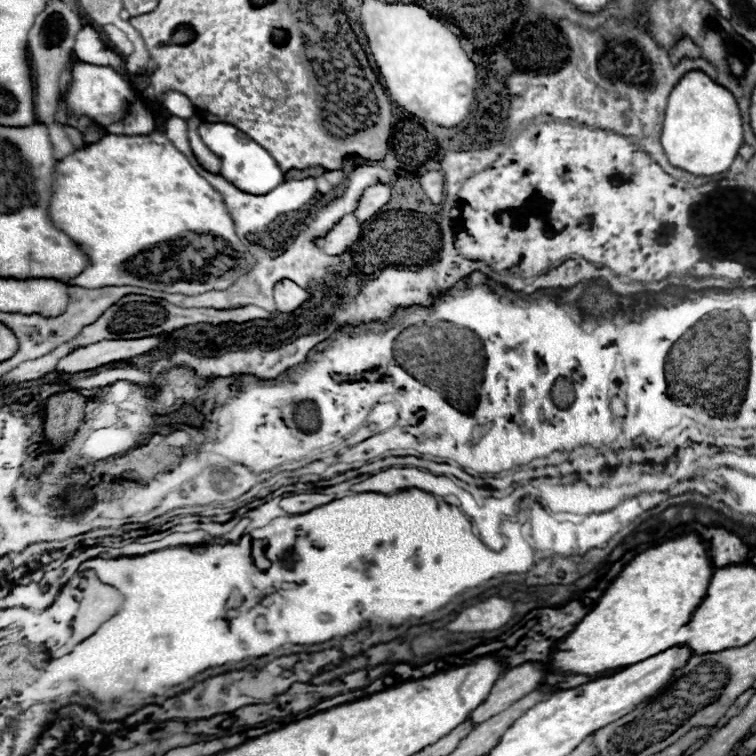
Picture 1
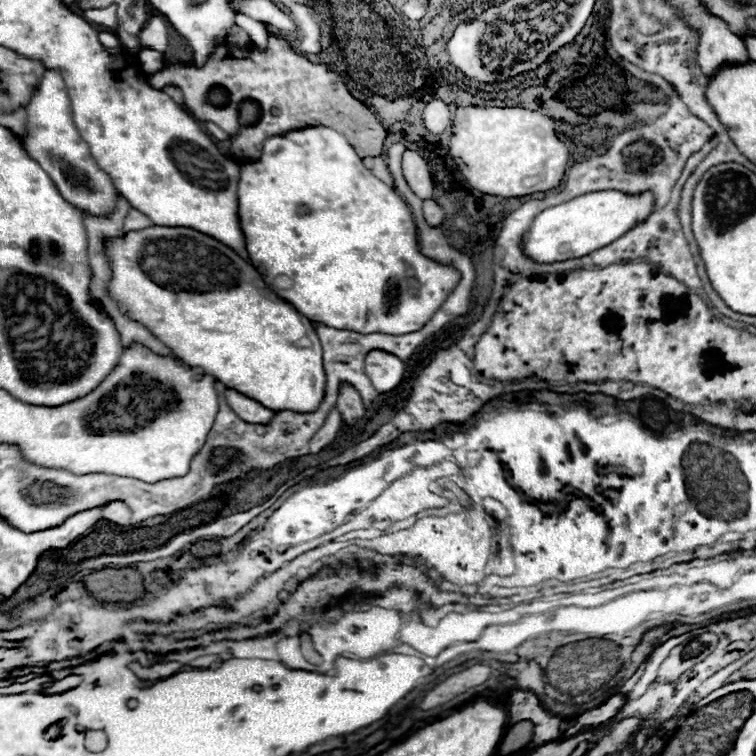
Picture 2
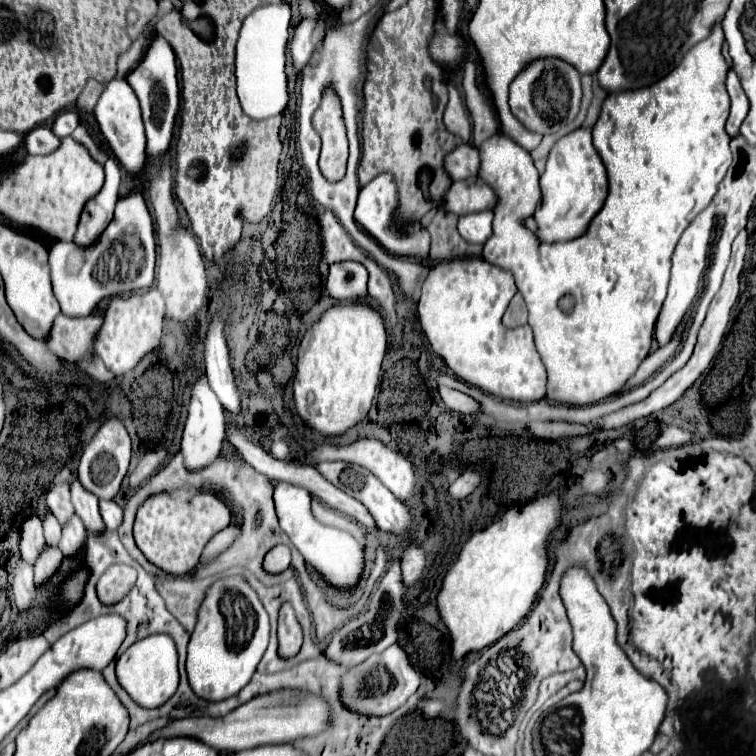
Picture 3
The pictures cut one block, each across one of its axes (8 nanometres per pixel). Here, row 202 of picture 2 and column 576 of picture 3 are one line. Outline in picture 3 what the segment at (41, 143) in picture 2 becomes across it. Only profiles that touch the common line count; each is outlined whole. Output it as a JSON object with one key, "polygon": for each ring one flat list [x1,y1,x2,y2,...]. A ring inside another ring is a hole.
{"polygon":[[536,60,530,66,526,66,510,84,510,110,512,114,532,132,536,134,554,134,562,126,568,126,580,108,580,74,574,66,556,60]]}

